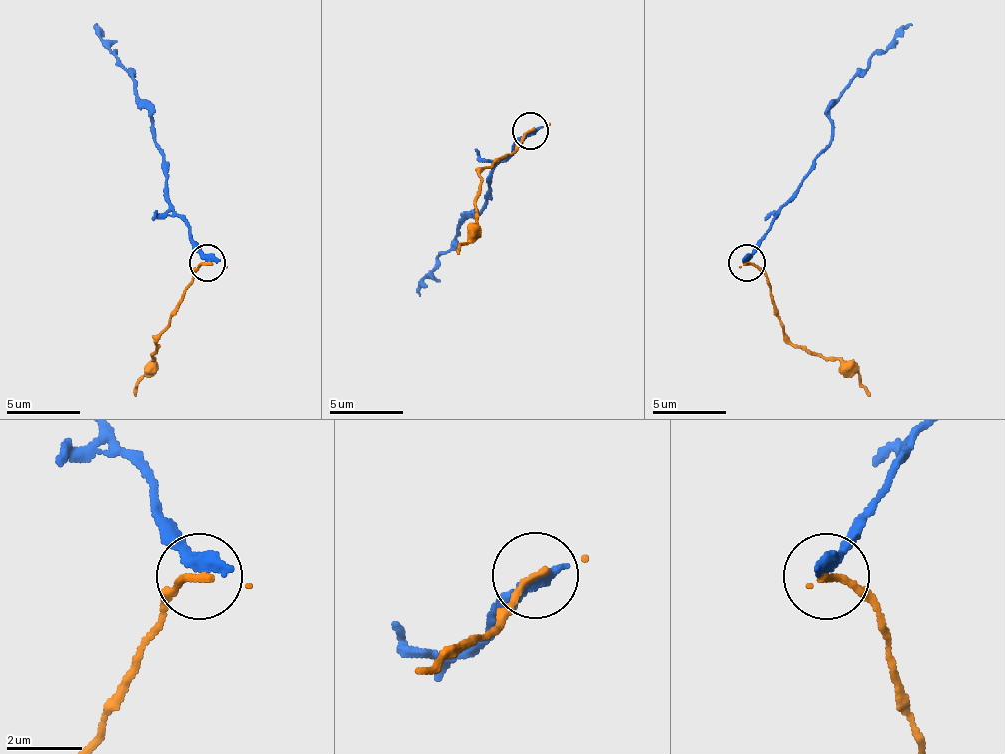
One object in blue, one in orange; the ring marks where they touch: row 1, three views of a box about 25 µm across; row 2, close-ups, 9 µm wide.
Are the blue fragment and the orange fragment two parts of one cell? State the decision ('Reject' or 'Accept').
Reject

